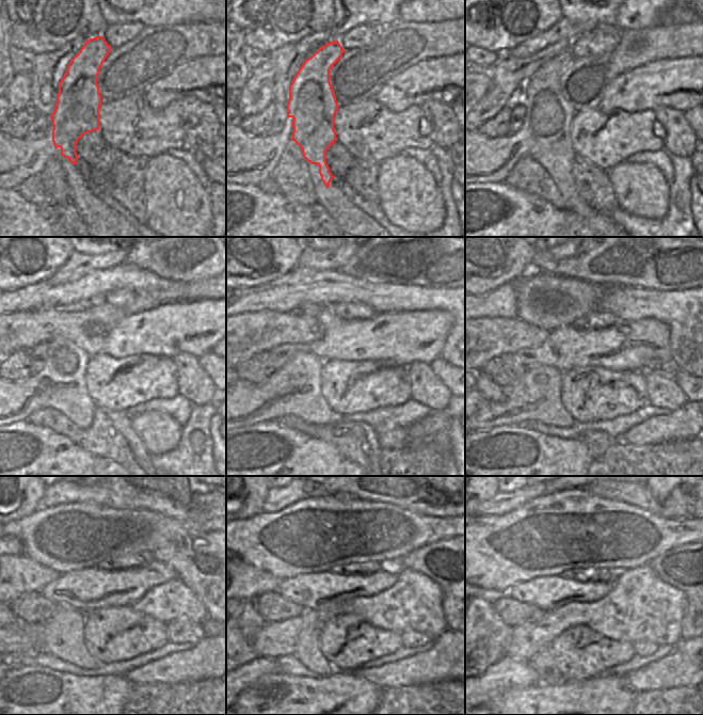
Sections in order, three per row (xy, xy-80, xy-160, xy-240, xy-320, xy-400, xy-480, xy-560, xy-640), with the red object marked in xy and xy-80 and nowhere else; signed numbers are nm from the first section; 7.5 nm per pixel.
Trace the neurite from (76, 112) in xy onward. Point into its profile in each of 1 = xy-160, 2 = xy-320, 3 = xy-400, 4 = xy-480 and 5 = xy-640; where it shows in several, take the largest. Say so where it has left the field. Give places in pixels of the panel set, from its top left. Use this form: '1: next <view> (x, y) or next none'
1: next xy-160 (550, 114)
2: next xy-320 (304, 387)
3: next xy-400 (544, 385)
4: next xy-480 (66, 628)
5: next xy-640 (549, 673)

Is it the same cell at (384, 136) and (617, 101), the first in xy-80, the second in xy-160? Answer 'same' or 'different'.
different

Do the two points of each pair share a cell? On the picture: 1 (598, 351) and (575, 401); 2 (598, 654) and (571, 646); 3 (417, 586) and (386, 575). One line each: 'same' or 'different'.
1: different
2: same
3: different

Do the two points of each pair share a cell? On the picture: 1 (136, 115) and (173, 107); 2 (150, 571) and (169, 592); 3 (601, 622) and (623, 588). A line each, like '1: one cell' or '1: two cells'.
1: one cell
2: two cells
3: one cell

